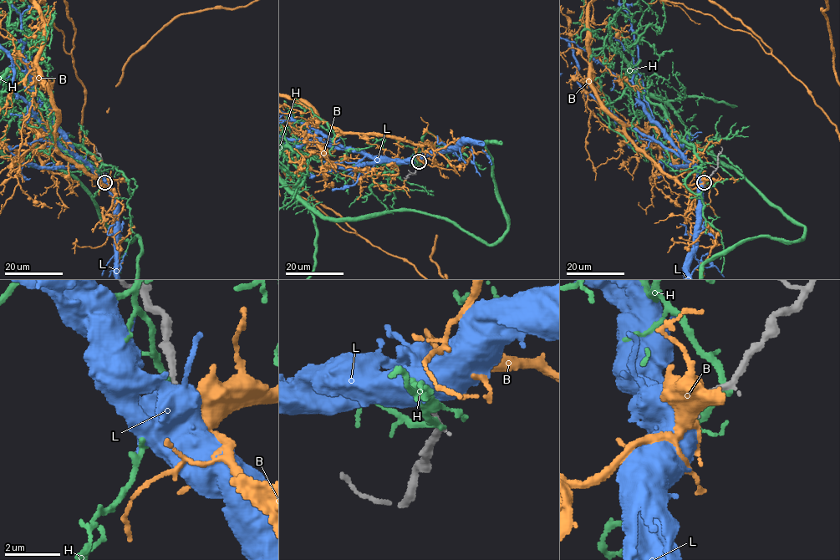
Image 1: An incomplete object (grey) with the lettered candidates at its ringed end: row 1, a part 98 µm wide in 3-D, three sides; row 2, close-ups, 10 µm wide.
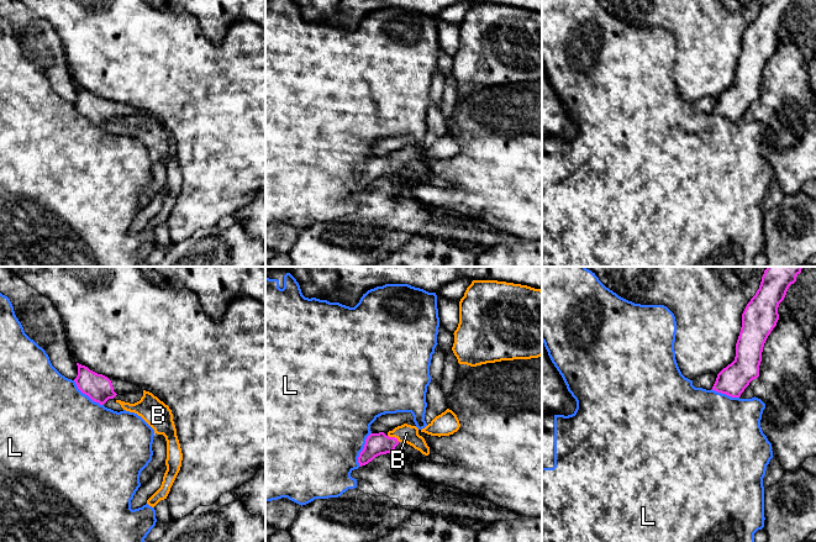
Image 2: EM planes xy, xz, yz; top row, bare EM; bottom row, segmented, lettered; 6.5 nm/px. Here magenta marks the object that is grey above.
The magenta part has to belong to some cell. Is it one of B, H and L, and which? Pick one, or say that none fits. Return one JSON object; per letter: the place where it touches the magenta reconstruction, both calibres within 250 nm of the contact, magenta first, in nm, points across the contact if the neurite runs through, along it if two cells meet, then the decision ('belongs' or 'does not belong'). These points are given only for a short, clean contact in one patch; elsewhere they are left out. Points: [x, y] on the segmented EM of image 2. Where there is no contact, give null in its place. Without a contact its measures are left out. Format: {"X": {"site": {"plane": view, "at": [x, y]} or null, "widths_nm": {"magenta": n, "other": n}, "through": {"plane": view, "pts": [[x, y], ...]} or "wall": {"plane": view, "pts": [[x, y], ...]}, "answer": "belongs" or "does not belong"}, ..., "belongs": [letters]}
{"B": {"site": {"plane": "xz", "at": [394, 437]}, "widths_nm": {"magenta": 140, "other": 120}, "through": {"plane": "xz", "pts": [[379, 443], [388, 443], [394, 437], [399, 433], [406, 433]]}, "answer": "belongs"}, "H": {"site": null, "answer": "does not belong"}, "L": {"site": {"plane": "xy", "at": [87, 394]}, "widths_nm": {"magenta": 180, "other": 480}, "wall": {"plane": "xy", "pts": [[73, 380], [83, 393], [103, 405]]}, "answer": "does not belong"}, "belongs": ["B"]}

